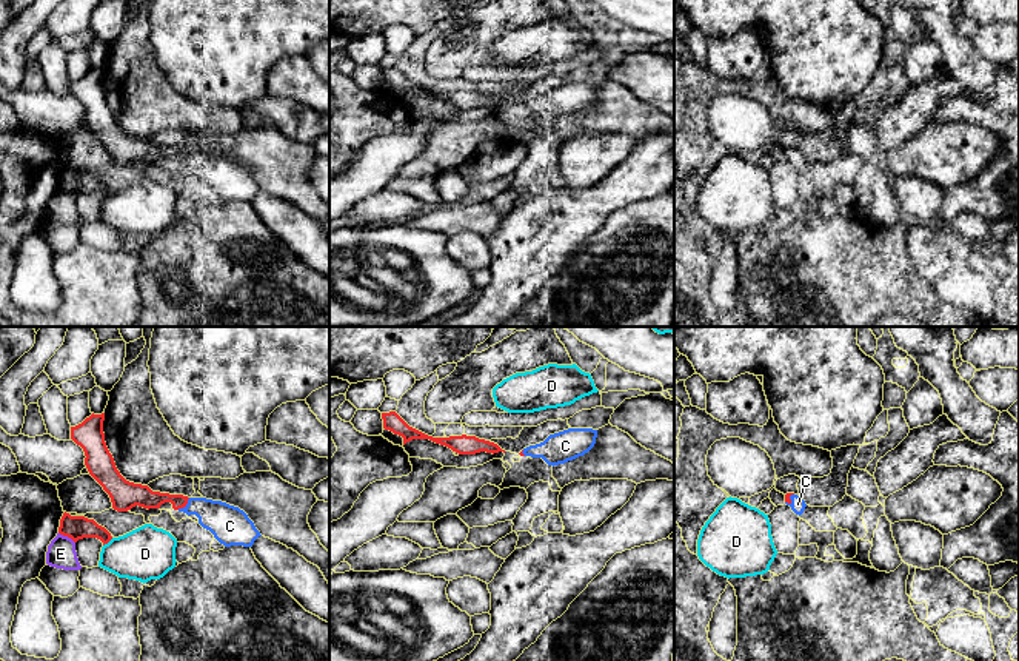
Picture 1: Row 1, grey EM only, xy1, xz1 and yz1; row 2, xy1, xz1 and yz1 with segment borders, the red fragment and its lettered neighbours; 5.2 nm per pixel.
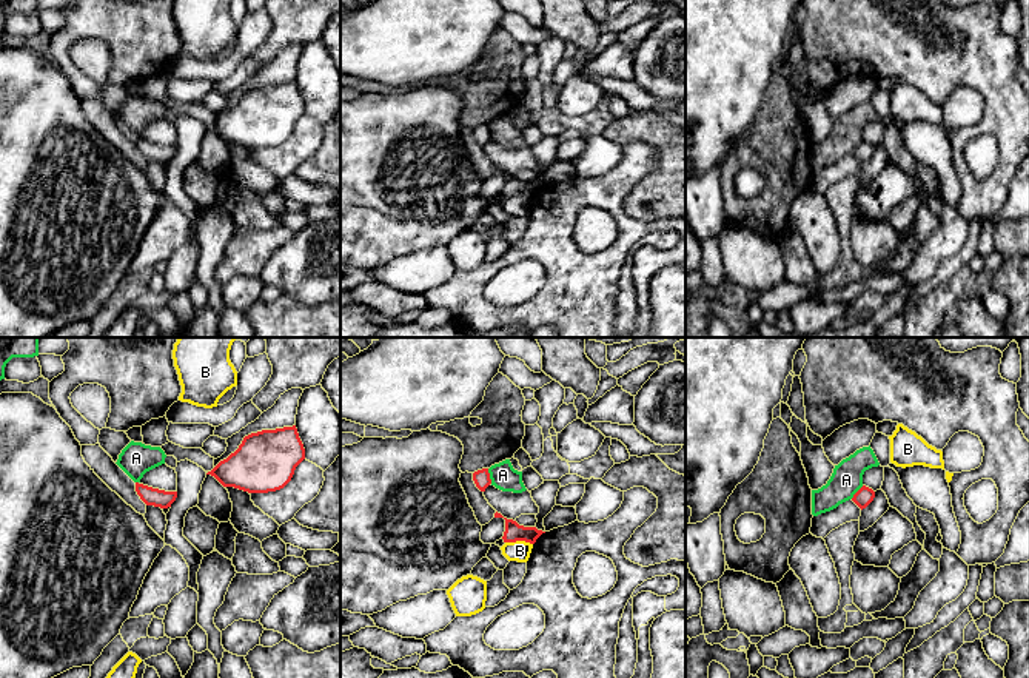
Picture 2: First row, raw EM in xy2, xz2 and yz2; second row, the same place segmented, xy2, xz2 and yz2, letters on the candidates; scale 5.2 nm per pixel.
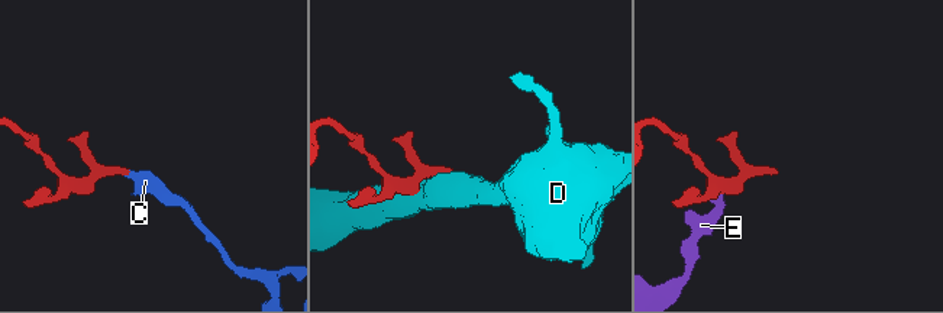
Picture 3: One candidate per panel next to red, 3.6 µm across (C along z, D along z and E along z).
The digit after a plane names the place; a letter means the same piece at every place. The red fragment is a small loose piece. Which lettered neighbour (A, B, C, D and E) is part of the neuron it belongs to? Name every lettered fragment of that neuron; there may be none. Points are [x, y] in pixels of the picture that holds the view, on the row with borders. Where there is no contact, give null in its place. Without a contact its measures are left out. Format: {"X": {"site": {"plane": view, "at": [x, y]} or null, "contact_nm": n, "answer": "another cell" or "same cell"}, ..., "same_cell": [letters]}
{"A": {"site": {"plane": "xz2", "at": [489, 476]}, "contact_nm": 80, "answer": "another cell"}, "B": {"site": {"plane": "xz2", "at": [519, 540]}, "contact_nm": 140, "answer": "another cell"}, "C": {"site": {"plane": "xy1", "at": [183, 506]}, "contact_nm": 90, "answer": "same cell"}, "D": {"site": {"plane": "xy1", "at": [108, 541]}, "contact_nm": 70, "answer": "another cell"}, "E": {"site": {"plane": "xy1", "at": [66, 535]}, "contact_nm": 110, "answer": "another cell"}, "same_cell": ["C"]}

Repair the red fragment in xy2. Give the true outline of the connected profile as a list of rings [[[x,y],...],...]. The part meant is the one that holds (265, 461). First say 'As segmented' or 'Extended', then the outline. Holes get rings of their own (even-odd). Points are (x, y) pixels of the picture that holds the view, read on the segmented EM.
As segmented. [[[296,425],[262,430],[245,436],[239,448],[206,475],[223,487],[268,493],[283,488],[303,459],[305,448]]]

